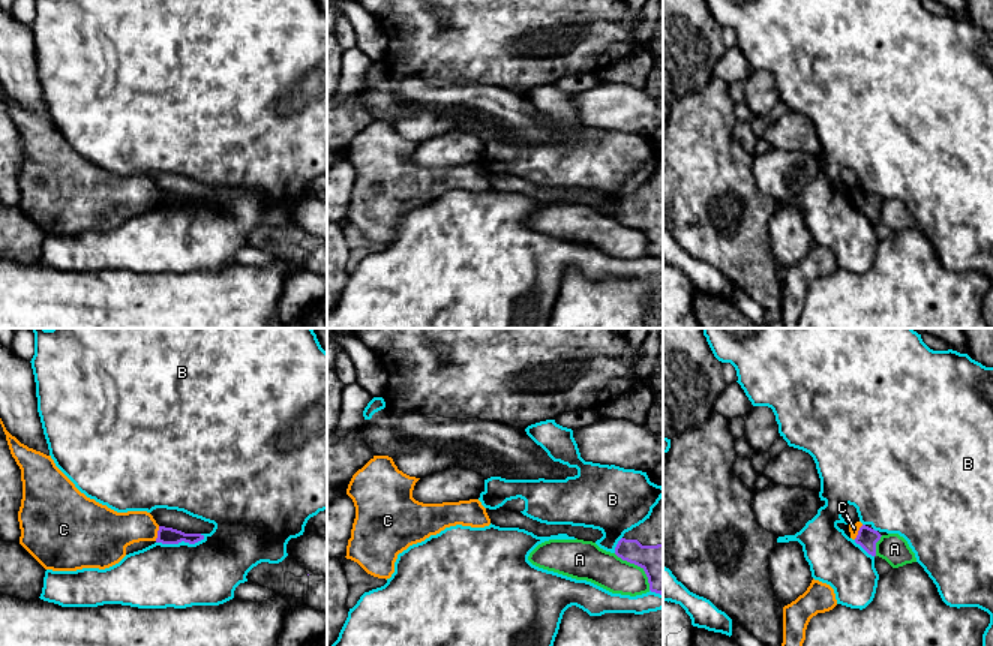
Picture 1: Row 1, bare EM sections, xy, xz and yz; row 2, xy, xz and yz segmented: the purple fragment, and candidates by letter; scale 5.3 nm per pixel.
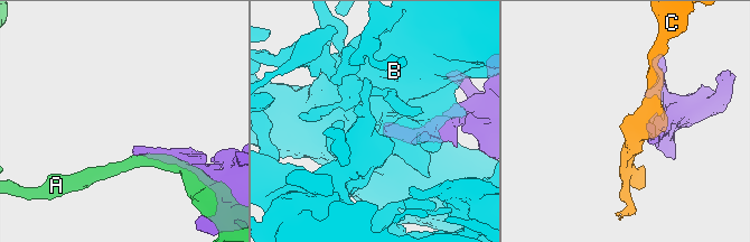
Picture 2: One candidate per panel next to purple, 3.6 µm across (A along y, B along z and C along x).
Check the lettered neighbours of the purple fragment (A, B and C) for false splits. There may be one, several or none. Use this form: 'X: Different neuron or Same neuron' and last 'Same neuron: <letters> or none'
A: Different neuron
B: Different neuron
C: Different neuron
Same neuron: none

